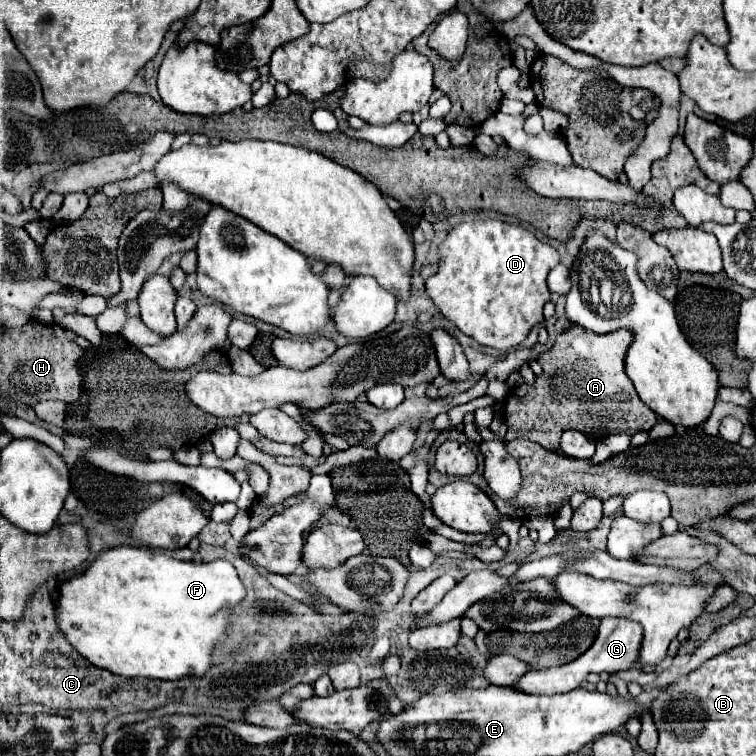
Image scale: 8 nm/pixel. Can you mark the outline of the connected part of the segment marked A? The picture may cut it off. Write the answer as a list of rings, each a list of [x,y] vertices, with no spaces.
[[[575,325],[563,331],[553,347],[541,351],[537,357],[543,373],[531,385],[517,385],[507,397],[505,439],[529,439],[549,451],[561,453],[559,437],[567,429],[581,431],[593,441],[621,431],[633,435],[641,429],[651,429],[657,423],[657,415],[639,399],[623,367],[623,355],[629,345],[629,331],[591,335],[591,331]]]

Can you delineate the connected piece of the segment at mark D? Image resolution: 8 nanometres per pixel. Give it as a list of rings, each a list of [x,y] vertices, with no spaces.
[[[475,219],[455,225],[445,241],[437,247],[439,271],[425,281],[427,295],[439,311],[465,335],[473,337],[479,345],[509,351],[519,345],[535,323],[543,319],[543,305],[549,301],[547,273],[559,263],[559,253],[549,243],[539,241],[531,231],[521,225],[505,223],[499,219]]]

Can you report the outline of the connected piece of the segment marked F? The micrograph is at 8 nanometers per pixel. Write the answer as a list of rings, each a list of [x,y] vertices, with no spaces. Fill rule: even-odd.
[[[123,545],[101,553],[87,571],[59,587],[57,615],[69,643],[95,667],[121,677],[179,681],[185,677],[203,677],[213,667],[213,649],[227,641],[231,609],[235,609],[245,595],[247,591],[235,567],[227,561],[177,561],[163,553],[149,555],[147,549]]]

